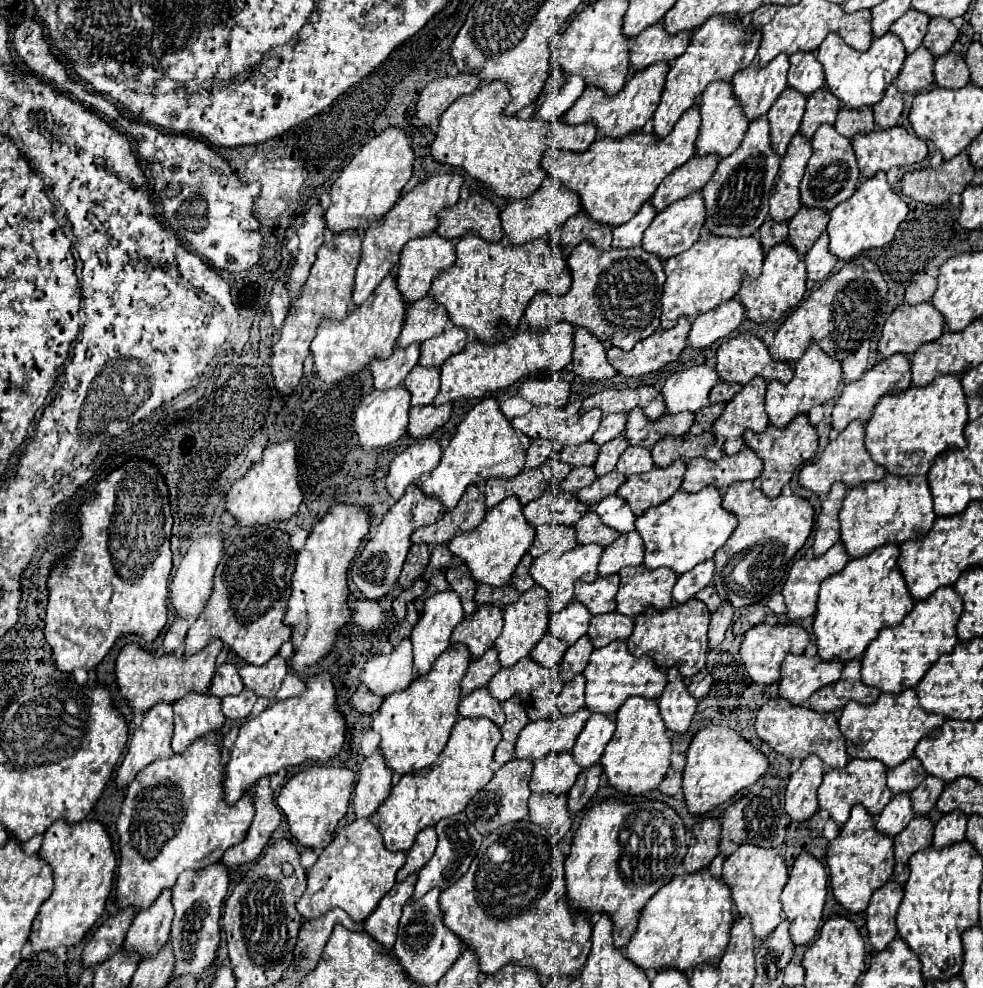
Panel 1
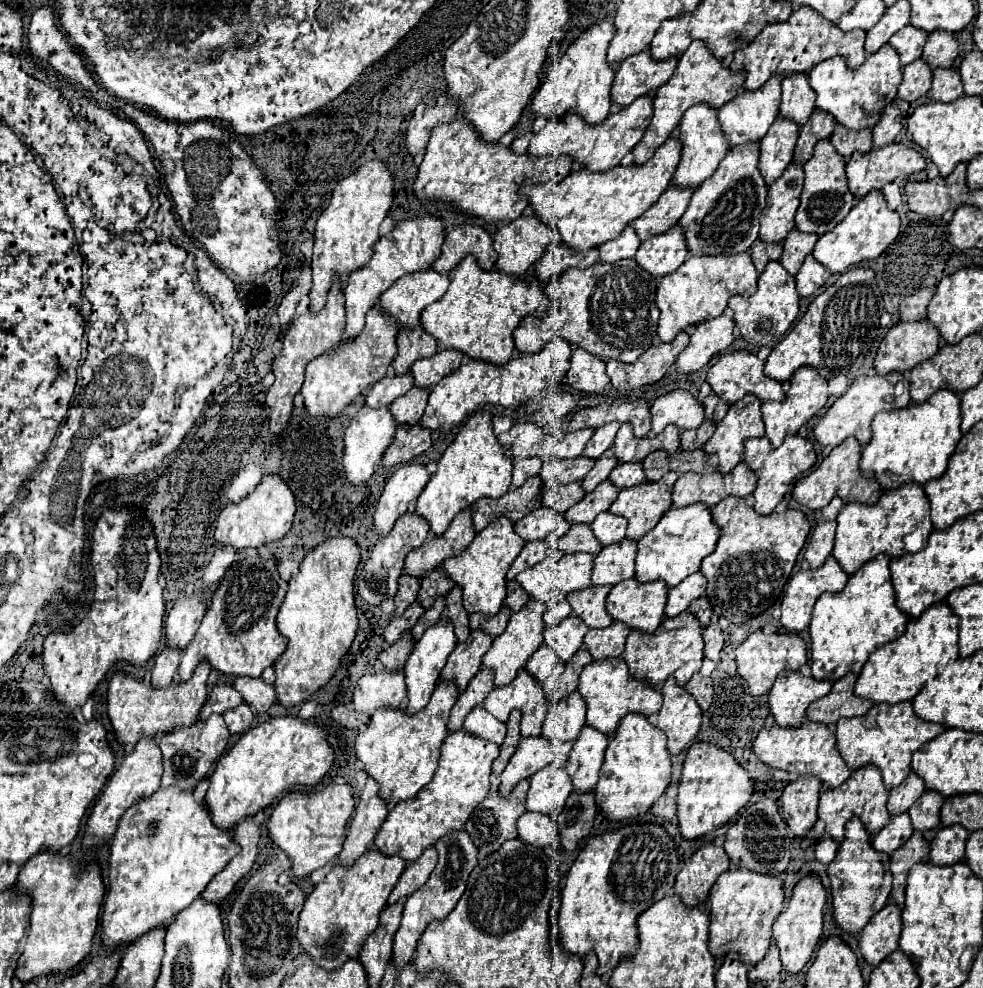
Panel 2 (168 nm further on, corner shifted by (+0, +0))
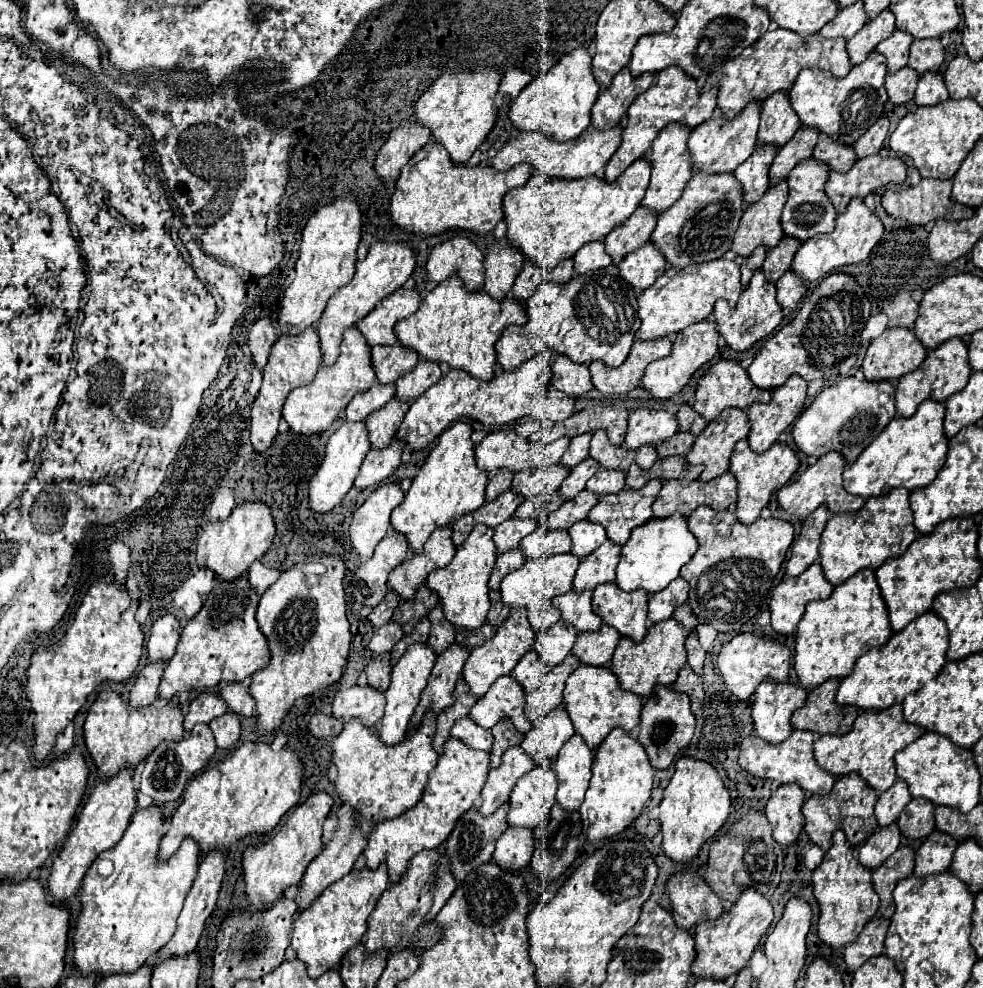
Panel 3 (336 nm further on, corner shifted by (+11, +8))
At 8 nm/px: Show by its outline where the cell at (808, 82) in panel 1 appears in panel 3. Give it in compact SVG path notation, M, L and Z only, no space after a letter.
M775 92L771 98L765 100L761 108L757 146L771 144L775 148L781 148L793 138L797 130L799 120L789 104L789 96L785 92Z

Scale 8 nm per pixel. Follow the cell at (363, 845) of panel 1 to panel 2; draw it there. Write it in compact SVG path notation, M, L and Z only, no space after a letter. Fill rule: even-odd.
M368 848L352 868L340 868L340 862L332 864L330 872L314 890L306 896L304 910L298 922L298 942L326 970L340 968L348 958L356 958L366 936L378 926L378 916L386 906L386 900L404 872L406 862L400 856L384 856L378 848ZM318 950L328 950L336 960L324 960Z

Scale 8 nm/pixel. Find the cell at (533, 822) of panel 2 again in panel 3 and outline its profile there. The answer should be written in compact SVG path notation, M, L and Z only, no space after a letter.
M507 828L497 840L493 862L503 870L521 870L531 862L533 854L533 830L529 828Z

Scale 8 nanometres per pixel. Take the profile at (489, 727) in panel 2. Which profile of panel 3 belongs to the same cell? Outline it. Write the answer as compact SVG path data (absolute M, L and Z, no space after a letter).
M469 716L455 722L455 726L451 730L451 736L457 738L457 740L463 740L463 744L467 744L469 748L475 748L475 750L491 752L491 746L493 746L491 730L485 730L485 728L477 726Z

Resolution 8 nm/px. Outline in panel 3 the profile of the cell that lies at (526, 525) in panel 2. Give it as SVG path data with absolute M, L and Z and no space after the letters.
M509 518L509 520L505 520L503 524L499 524L499 526L495 528L495 536L493 536L497 554L505 554L505 552L509 552L511 548L519 546L519 542L521 542L527 534L531 534L535 528L537 528L537 520Z

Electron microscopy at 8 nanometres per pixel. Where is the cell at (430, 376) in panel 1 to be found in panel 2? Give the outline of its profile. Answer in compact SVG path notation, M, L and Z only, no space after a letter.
M414 386L404 396L398 396L390 404L390 412L392 412L394 420L398 424L418 424L424 414L424 408L426 408L428 394L430 394L430 388L416 388Z

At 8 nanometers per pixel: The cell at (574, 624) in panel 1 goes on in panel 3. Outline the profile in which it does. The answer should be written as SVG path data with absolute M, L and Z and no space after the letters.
M559 620L547 632L537 634L535 650L539 654L539 660L549 668L561 664L565 660L565 656L571 652L575 638L577 638L575 628L571 624L565 624L563 620Z

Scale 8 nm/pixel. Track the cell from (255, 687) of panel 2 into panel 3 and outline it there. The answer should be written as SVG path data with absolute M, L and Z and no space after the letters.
M223 684L219 696L221 700L227 702L229 710L237 716L251 716L255 710L255 700L249 698L247 684Z

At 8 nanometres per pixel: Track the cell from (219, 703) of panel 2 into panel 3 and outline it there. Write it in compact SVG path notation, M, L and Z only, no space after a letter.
M199 694L187 710L185 730L191 730L195 724L209 724L213 718L227 712L227 704L217 694Z

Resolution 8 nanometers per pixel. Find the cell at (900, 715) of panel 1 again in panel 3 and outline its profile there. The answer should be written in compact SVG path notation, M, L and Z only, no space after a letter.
M901 704L879 710L879 712L871 712L871 710L861 712L849 734L845 734L845 736L825 734L815 742L815 762L825 772L831 772L833 776L847 776L851 772L861 774L861 778L869 786L873 786L877 794L881 794L881 792L889 790L893 786L893 782L897 780L895 762L893 762L895 752L903 750L907 744L915 742L923 734L925 734L923 728L905 722Z

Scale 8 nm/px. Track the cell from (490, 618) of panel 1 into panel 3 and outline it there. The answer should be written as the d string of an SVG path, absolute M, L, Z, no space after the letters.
M453 644L443 654L439 654L439 658L431 670L427 688L423 690L421 702L409 722L407 736L413 734L413 730L421 724L427 710L433 710L435 714L439 714L445 708L449 708L449 704L453 704L453 700L455 700L453 690L455 690L457 680L463 676L463 664L465 664L467 656L469 656L469 650L459 644Z

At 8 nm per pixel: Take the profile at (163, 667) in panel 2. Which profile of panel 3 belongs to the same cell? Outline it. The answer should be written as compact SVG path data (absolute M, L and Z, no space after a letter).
M147 664L139 670L137 680L129 692L129 704L131 708L145 708L157 700L157 688L159 680L163 676L165 664Z

